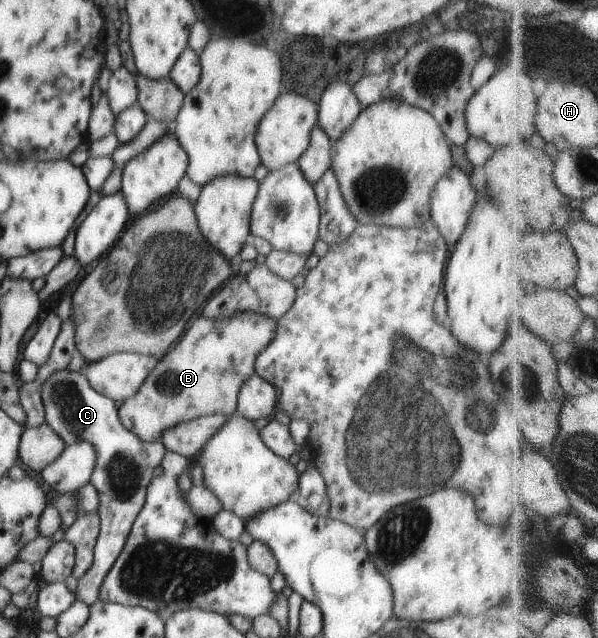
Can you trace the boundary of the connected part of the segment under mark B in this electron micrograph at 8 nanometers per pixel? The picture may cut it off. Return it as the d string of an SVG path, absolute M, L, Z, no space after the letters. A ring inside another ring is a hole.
M239 312L227 319L197 317L195 323L185 331L183 339L160 358L158 364L147 374L136 395L119 405L121 423L143 441L160 440L163 430L203 416L220 415L229 417L237 411L241 386L256 373L255 360L267 349L275 337L278 323L259 312Z

